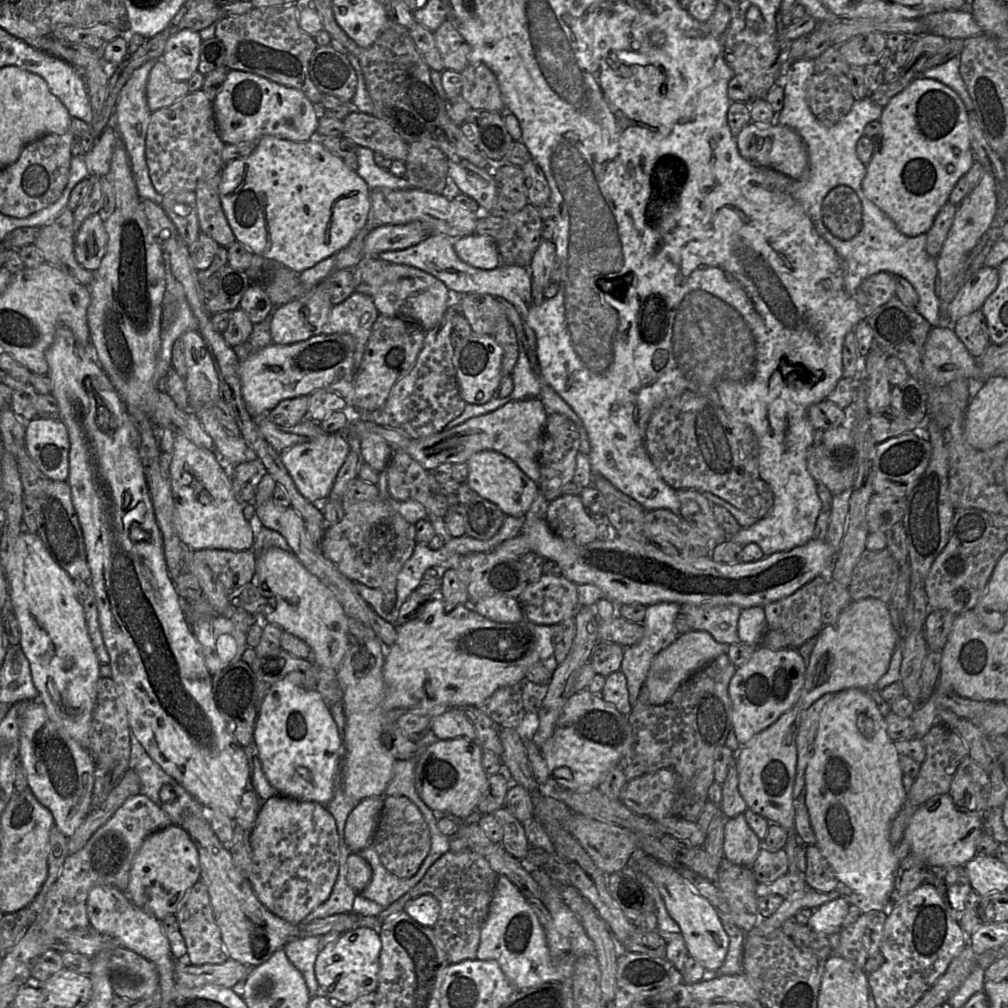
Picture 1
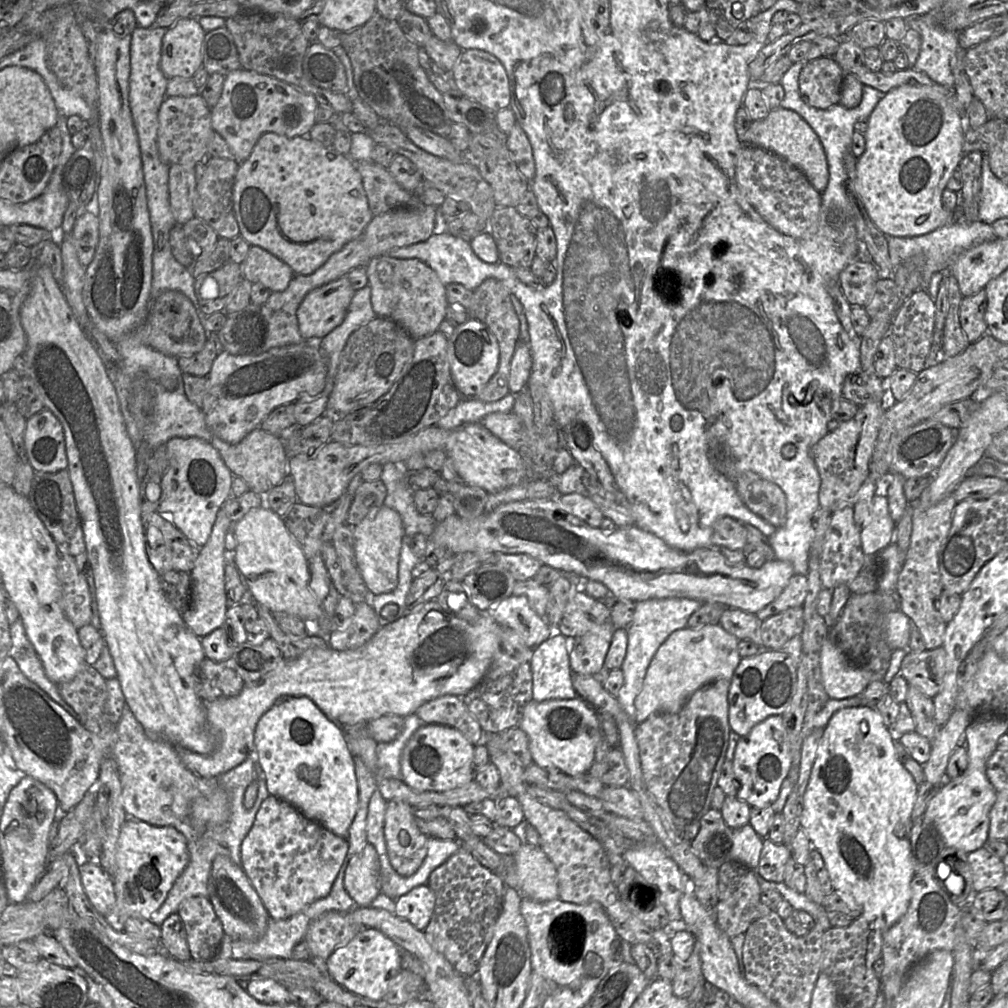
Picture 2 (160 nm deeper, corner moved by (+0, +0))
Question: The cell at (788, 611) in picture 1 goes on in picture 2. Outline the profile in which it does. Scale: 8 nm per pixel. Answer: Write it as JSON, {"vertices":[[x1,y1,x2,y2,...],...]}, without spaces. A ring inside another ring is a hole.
{"vertices":[[794,574,781,594,770,604,756,613,760,621,783,612,789,608,802,607,808,591,806,575]]}

